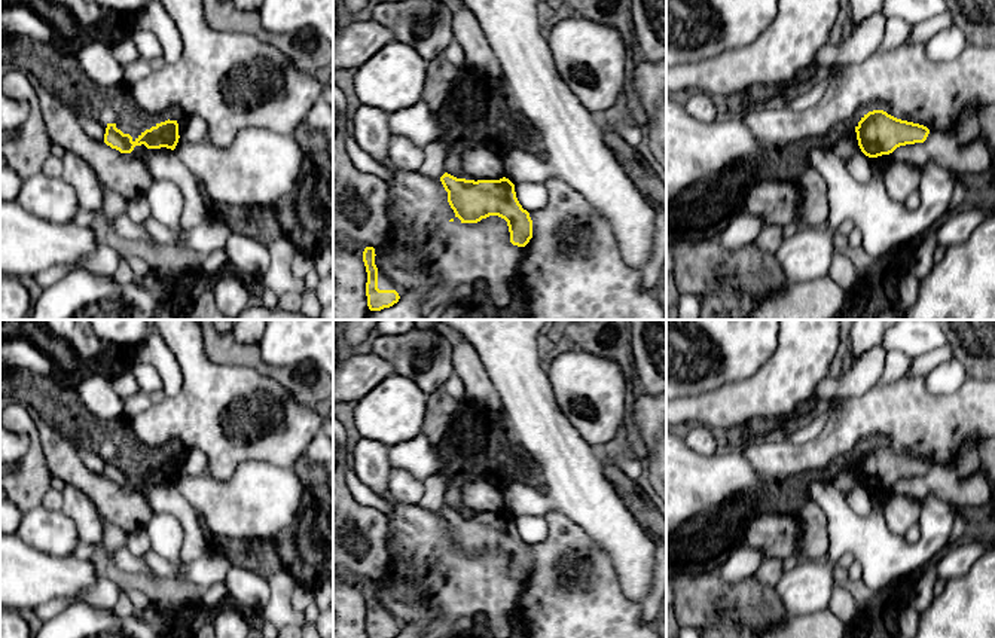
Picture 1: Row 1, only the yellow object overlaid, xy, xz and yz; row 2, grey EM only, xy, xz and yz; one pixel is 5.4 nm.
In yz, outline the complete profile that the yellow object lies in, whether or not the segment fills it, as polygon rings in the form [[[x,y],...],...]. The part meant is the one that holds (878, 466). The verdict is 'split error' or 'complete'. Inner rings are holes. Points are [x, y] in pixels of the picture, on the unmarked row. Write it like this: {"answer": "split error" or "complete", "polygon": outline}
{"answer": "complete", "polygon": [[[873,443],[861,451],[855,465],[861,485],[869,491],[878,491],[892,486],[900,479],[924,476],[930,463],[897,452],[883,443]]]}

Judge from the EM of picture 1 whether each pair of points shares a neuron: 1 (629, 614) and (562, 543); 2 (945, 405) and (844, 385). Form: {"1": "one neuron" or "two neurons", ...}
{"1": "one neuron", "2": "two neurons"}

